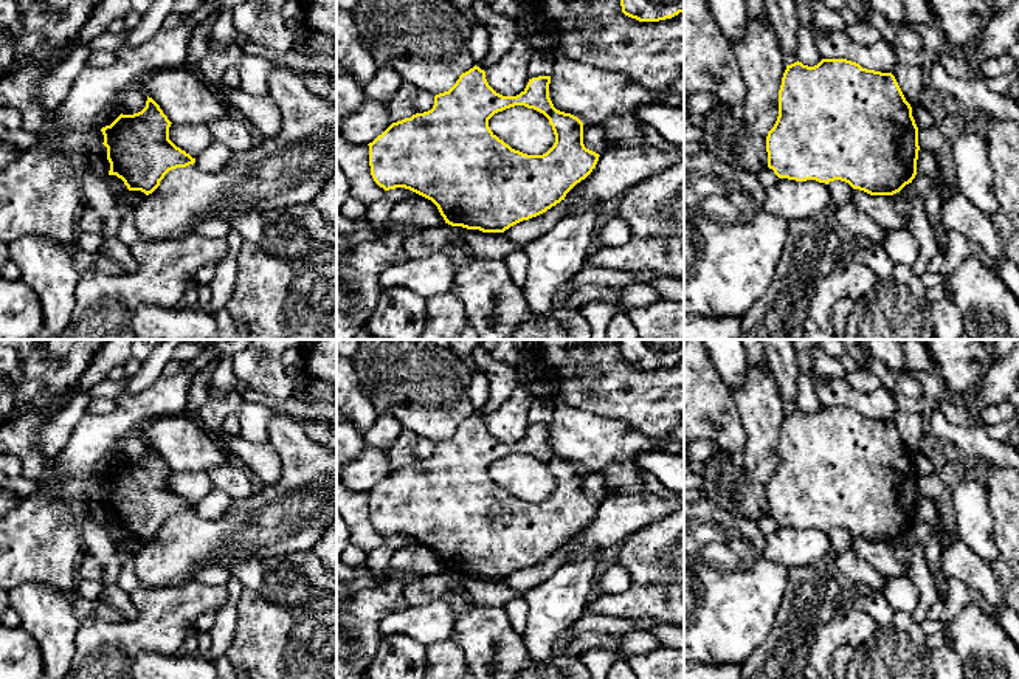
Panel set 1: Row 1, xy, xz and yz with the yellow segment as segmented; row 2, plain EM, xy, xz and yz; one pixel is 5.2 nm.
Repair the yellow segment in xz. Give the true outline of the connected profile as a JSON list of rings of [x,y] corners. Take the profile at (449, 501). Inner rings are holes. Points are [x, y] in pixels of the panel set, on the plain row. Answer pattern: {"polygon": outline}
{"polygon": [[[475,412],[448,439],[434,443],[431,457],[392,470],[368,491],[374,529],[385,538],[409,536],[431,547],[445,570],[482,580],[504,580],[546,560],[592,519],[600,504],[585,495],[583,470],[554,454],[549,431],[551,423],[532,425],[520,442],[503,443]],[[515,453],[534,456],[549,467],[555,490],[546,501],[515,498],[490,477],[489,467]]]}

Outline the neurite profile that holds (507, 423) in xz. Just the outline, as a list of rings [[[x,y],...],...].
[[[520,384],[498,409],[485,417],[489,433],[503,443],[524,439],[529,429],[527,414],[534,402],[529,386]]]

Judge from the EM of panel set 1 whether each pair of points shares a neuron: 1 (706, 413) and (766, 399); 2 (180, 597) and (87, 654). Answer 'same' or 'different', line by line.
1: different
2: same

